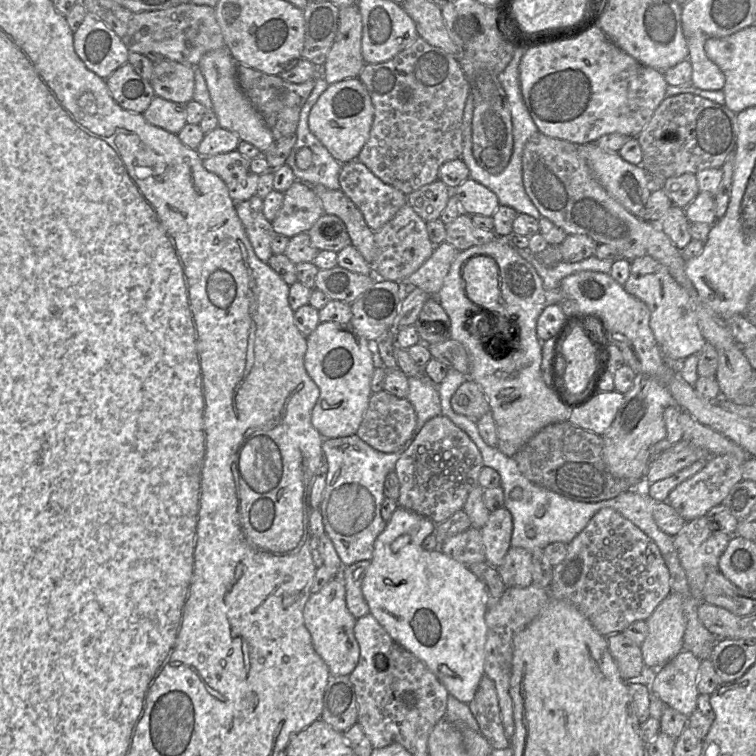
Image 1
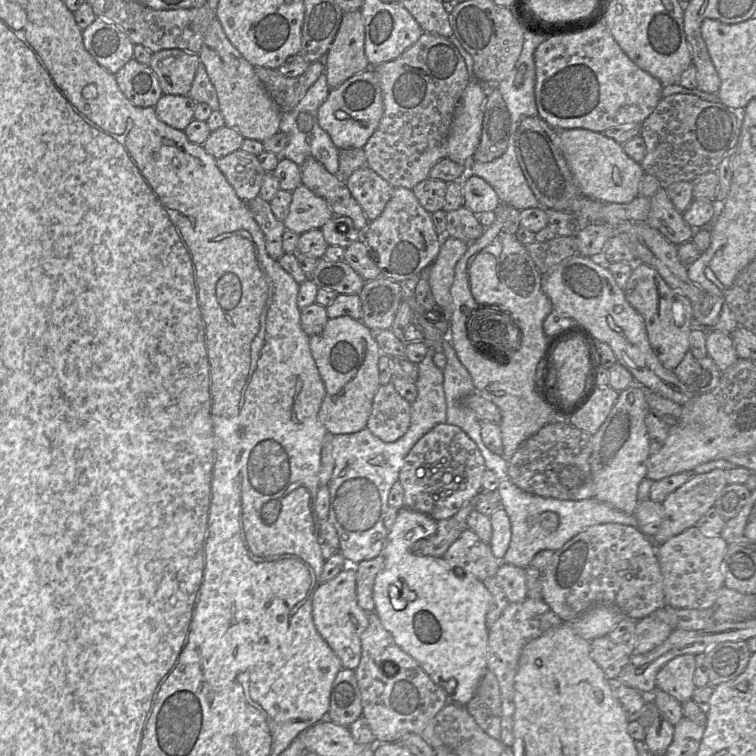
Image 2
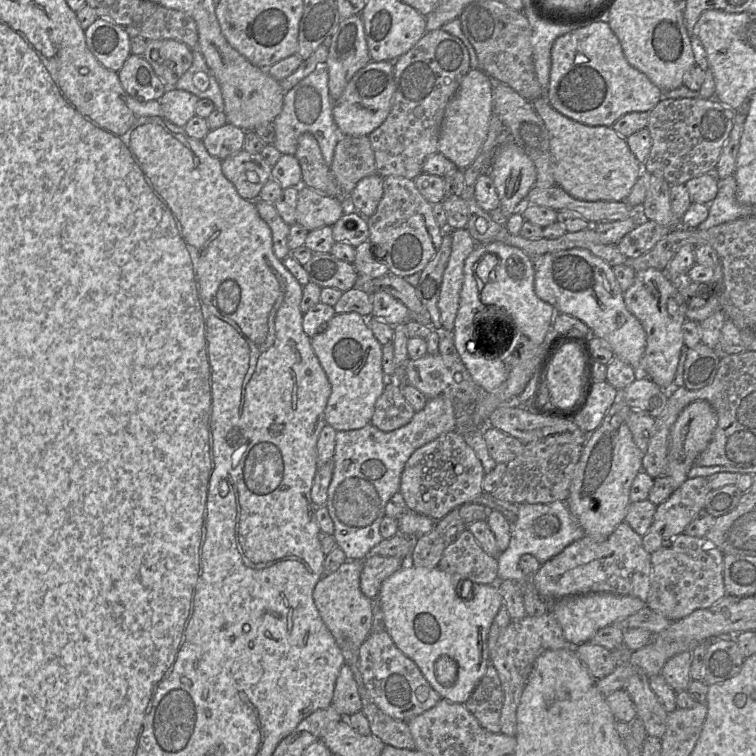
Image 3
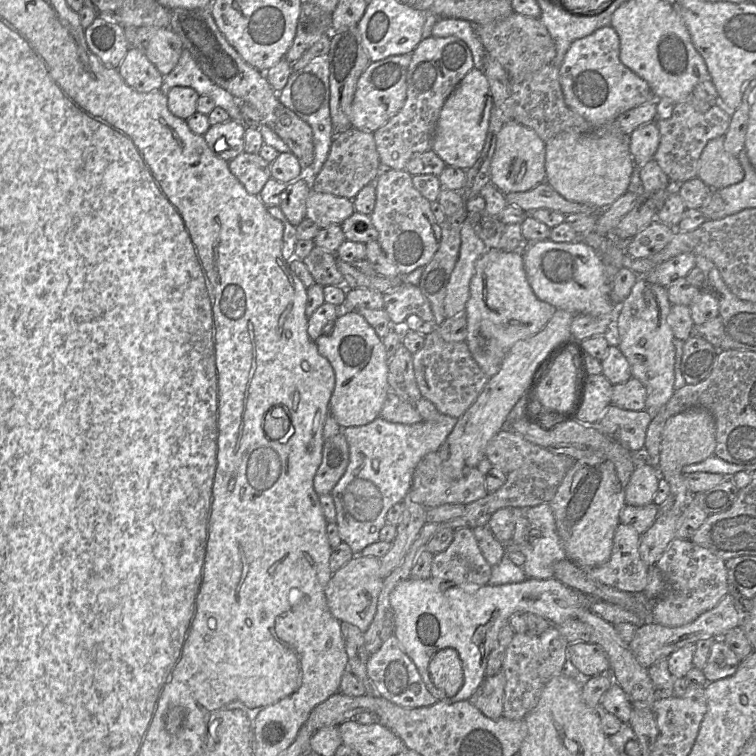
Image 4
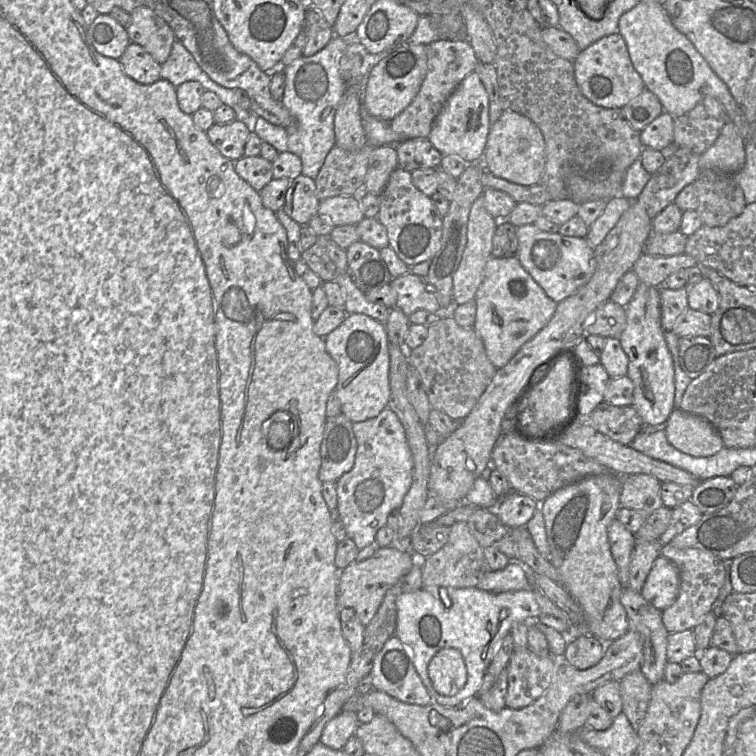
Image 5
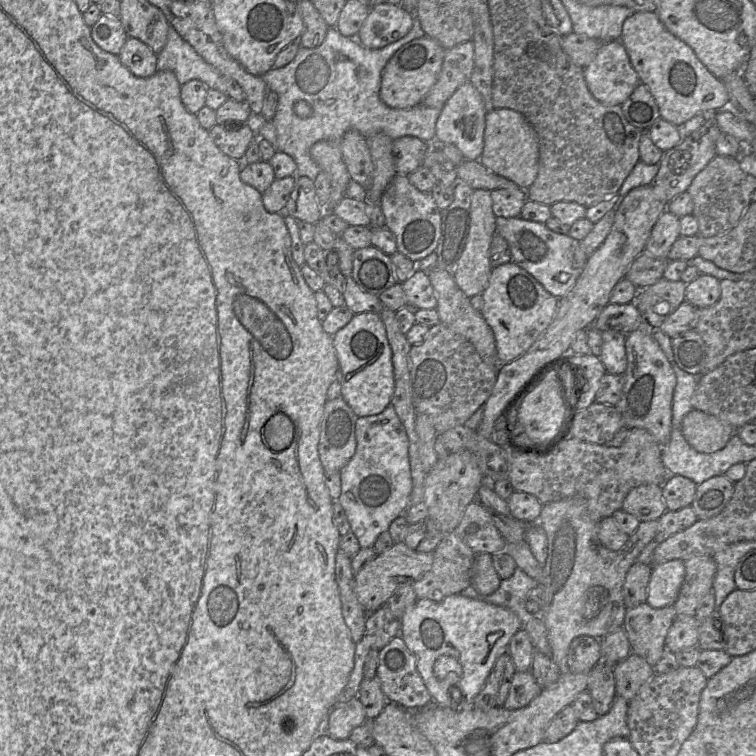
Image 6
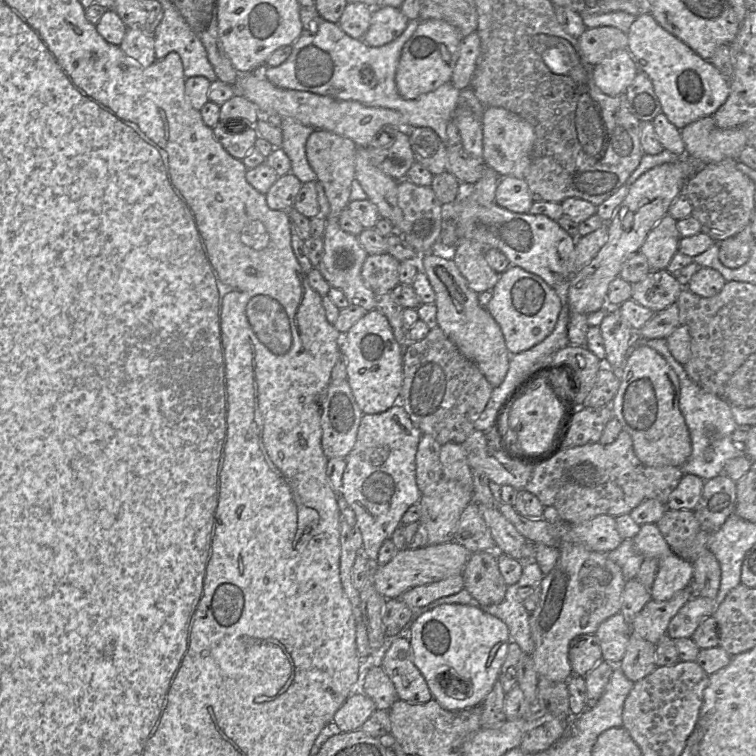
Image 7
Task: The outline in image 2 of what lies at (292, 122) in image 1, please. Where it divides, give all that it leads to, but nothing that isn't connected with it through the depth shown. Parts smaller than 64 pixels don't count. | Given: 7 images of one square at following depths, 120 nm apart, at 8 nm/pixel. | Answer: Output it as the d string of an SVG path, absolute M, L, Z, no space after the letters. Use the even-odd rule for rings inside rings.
M323 60L310 63L302 75L293 78L281 75L277 69L255 67L257 77L282 113L291 111L323 72Z

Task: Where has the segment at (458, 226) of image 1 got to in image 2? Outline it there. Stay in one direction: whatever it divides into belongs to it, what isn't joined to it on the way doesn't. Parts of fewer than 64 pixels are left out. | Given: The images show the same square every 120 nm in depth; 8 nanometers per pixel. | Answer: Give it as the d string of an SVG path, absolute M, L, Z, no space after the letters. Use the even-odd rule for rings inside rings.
M464 205L446 214L446 234L470 244L484 233L484 228L477 215Z

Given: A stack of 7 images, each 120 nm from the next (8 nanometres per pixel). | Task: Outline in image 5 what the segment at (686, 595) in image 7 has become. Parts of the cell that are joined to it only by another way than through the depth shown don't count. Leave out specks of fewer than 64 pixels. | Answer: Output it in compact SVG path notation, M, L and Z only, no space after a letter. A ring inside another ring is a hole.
M624 588L621 594L629 630L639 633L643 641L641 672L653 686L663 680L667 663L669 632L662 621L662 611L650 604L640 592Z

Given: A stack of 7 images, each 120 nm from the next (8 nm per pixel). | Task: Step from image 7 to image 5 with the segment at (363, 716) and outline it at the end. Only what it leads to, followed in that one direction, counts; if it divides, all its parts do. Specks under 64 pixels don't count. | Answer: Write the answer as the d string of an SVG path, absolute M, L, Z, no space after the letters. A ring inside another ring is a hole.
M342 709L325 725L320 742L332 749L343 750L347 741L355 734L358 725L357 712Z

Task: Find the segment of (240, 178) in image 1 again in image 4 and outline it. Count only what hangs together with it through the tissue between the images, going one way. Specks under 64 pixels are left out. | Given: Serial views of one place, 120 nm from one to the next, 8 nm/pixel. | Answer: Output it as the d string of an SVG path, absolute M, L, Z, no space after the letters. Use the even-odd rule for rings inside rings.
M242 152L228 162L232 174L242 183L248 193L259 195L271 177L271 163L258 153Z

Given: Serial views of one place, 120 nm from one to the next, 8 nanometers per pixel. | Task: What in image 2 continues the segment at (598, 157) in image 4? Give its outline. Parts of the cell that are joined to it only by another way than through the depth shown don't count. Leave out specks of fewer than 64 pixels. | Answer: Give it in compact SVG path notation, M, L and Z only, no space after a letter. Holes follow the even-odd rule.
M587 129L555 130L559 135L561 151L582 195L601 202L619 204L629 203L638 197L645 172L639 163L625 153L623 145L603 133Z

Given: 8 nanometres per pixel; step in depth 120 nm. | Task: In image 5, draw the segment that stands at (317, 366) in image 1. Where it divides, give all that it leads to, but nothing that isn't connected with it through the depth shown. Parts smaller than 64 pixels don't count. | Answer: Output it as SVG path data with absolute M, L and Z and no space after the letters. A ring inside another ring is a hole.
M362 313L348 314L345 320L324 337L325 347L338 367L336 393L341 413L352 422L376 417L387 408L390 396L388 337L383 323Z

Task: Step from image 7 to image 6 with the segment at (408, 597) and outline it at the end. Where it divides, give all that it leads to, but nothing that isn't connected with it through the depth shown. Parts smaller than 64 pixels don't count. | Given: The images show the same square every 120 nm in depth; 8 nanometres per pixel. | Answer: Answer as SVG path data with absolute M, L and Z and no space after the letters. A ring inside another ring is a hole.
M455 531L444 534L436 549L433 551L431 569L413 583L418 599L441 601L452 594L460 594L471 585L471 568L476 554L465 544Z

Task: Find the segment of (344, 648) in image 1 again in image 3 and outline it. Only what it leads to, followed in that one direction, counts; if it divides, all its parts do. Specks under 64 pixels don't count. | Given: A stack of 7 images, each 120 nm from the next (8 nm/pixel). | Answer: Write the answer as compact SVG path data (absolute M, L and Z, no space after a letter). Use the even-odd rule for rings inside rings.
M347 560L334 573L323 575L313 592L314 602L321 618L341 649L355 647L359 651L372 632L374 603L360 588L362 561Z

